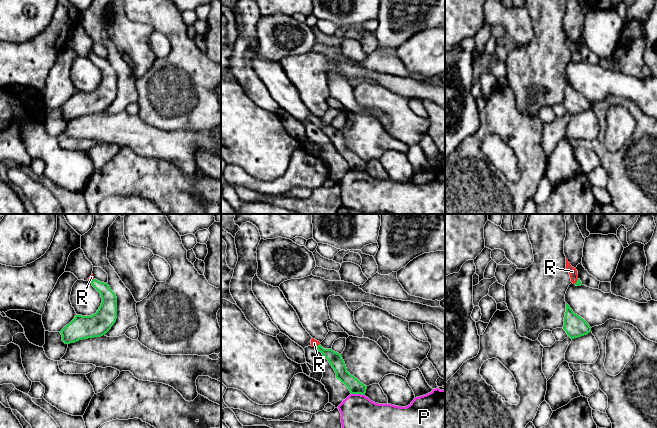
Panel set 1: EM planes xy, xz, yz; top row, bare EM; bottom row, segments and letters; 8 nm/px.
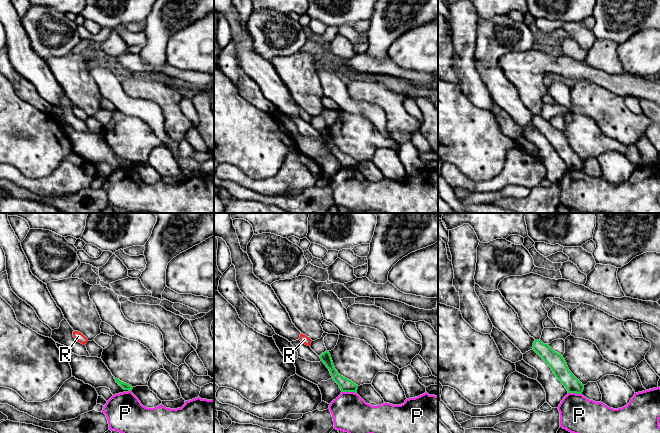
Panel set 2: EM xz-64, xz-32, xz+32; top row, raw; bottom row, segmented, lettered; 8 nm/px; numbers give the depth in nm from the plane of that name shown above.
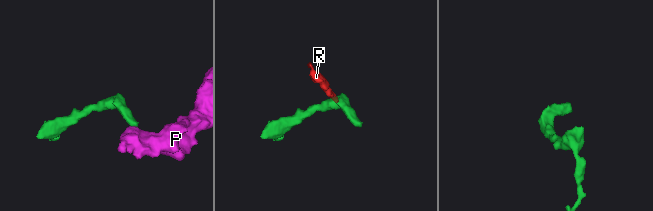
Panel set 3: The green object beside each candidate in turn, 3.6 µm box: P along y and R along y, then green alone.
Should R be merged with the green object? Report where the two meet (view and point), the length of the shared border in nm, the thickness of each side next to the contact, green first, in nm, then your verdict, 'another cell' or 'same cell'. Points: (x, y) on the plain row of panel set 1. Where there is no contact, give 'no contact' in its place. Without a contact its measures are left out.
contact xz (318, 121); length 50 nm; calibres 120 and 60 nm; same cell

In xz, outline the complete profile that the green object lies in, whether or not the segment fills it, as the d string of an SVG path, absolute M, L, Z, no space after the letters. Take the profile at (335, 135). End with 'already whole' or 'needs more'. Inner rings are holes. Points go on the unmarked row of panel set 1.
M313 114L311 115L311 122L315 123L328 136L336 149L336 154L348 163L351 170L365 171L367 162L347 147L341 130L332 125L324 125L320 118Z | needs more

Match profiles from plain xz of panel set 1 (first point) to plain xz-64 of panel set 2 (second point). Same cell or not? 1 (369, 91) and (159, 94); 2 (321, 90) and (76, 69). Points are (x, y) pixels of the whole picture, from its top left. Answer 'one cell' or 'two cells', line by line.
1: one cell
2: one cell

